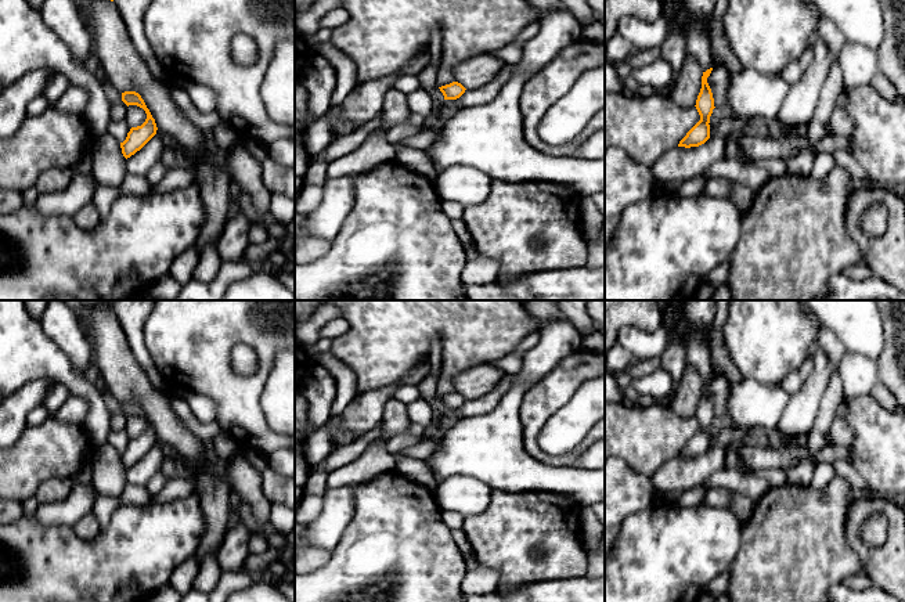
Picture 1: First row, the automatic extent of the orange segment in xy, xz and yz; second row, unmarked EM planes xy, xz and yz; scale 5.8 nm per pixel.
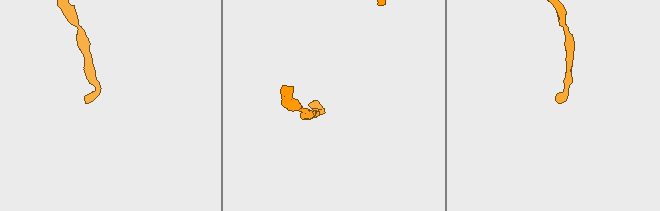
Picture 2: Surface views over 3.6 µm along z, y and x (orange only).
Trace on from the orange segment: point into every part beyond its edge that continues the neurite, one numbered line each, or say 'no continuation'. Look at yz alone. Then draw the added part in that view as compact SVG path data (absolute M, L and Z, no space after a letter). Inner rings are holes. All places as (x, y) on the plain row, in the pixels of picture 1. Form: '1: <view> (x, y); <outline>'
no continuation

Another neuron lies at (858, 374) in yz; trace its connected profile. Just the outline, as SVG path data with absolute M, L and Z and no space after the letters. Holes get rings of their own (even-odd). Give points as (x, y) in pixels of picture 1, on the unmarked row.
M845 352L837 370L844 399L866 396L879 382L877 363L859 354Z

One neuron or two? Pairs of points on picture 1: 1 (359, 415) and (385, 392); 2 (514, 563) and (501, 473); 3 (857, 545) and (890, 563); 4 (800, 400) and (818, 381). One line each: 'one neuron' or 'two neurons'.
1: one neuron
2: two neurons
3: one neuron
4: one neuron

